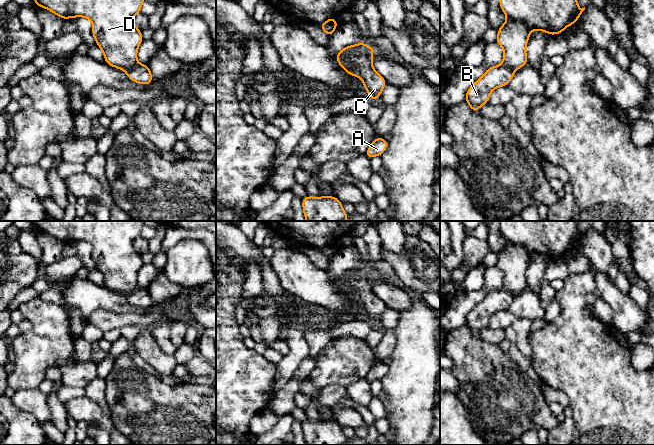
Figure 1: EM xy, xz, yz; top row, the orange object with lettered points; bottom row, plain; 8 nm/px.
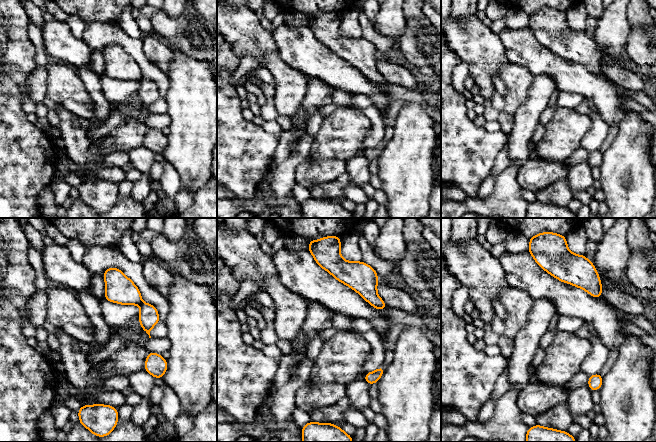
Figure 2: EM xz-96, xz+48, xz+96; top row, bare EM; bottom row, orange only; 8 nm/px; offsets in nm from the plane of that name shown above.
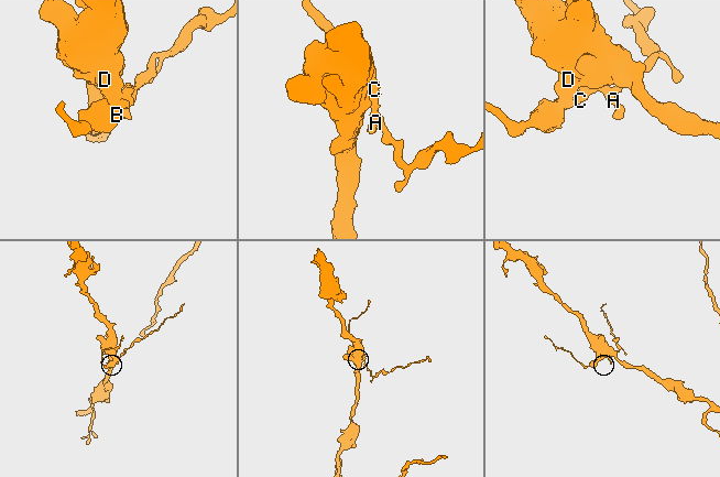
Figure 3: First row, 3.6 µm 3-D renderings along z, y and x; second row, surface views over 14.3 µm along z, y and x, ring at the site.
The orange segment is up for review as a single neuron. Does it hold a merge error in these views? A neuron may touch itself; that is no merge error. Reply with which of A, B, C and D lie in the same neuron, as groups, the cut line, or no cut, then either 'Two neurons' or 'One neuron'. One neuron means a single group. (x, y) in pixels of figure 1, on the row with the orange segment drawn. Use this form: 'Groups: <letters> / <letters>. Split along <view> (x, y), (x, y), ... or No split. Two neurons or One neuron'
Groups: A B C / D. Split along xz (336, 57), (350, 64), (358, 72), (359, 76). Two neurons

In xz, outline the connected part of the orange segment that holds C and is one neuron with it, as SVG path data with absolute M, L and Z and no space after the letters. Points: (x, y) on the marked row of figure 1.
M361 41L356 45L345 47L336 55L336 58L346 61L359 72L359 77L372 101L379 99L387 84L386 80L373 68L372 56L374 52L374 48Z

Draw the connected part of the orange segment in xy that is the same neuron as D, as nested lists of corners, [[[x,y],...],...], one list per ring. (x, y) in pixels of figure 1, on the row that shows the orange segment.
[[[34,0],[38,7],[50,10],[65,19],[85,17],[92,21],[92,35],[104,53],[105,63],[126,70],[138,64],[137,49],[144,40],[133,17],[141,12],[144,0]]]

